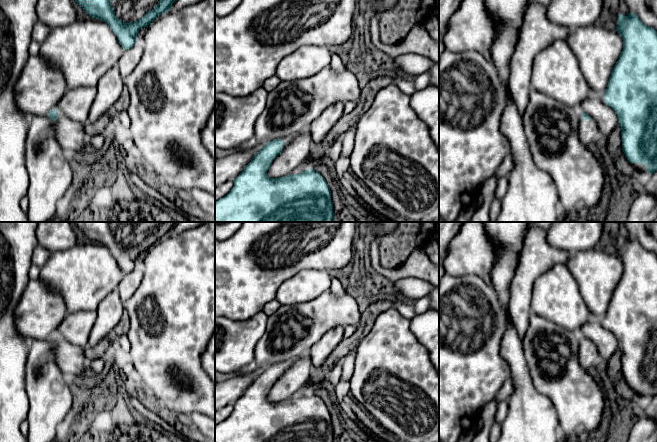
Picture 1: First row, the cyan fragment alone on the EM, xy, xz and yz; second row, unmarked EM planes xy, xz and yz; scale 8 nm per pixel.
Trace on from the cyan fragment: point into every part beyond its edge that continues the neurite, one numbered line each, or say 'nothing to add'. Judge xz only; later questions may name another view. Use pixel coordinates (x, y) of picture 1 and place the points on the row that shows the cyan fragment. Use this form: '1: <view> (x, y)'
1: xz (287, 139)

